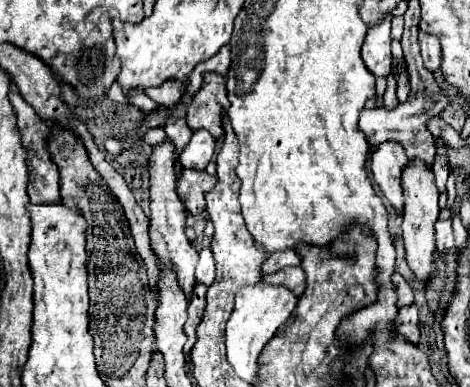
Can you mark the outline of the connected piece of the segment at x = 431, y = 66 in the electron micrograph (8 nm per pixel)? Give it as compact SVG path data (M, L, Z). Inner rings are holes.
M420 30L420 52L422 52L422 60L424 60L424 68L430 72L436 72L440 68L440 42L436 42L436 38L424 34Z

